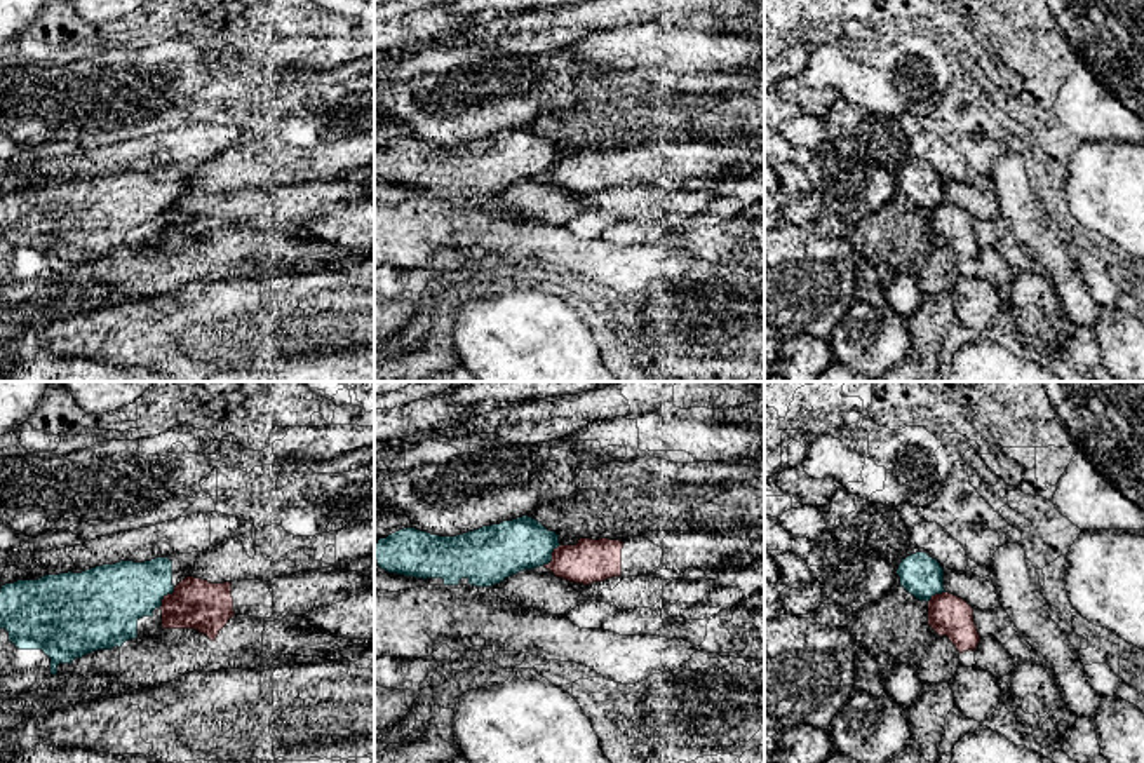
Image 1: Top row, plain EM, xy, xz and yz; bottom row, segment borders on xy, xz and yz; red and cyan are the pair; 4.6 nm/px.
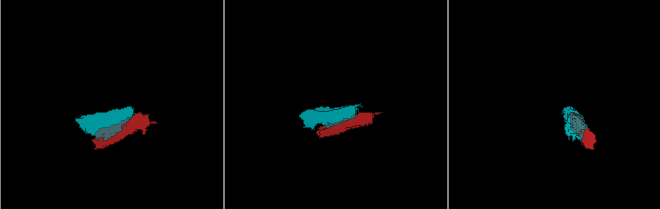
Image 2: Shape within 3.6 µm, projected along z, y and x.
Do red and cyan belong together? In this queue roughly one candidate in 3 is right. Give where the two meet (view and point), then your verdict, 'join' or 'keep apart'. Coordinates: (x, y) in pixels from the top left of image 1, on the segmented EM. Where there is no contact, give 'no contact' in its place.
meets red in xz at (552, 556); keep apart

